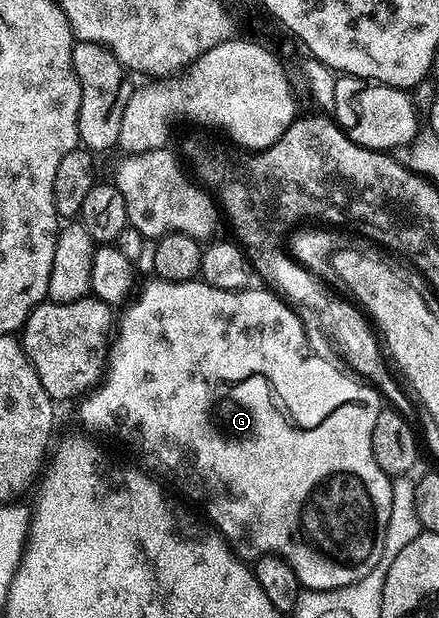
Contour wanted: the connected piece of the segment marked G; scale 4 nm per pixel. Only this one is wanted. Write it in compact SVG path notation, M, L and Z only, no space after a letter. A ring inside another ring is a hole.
M156 278L150 279L150 281L150 284L147 285L141 293L139 293L140 291L136 293L136 296L138 295L137 300L130 299L128 303L120 309L122 312L119 312L119 319L115 324L115 335L112 337L111 343L107 348L107 363L103 369L103 379L100 381L99 386L94 387L92 391L80 401L80 403L82 402L82 426L89 432L102 432L105 436L114 436L119 443L126 444L129 448L141 447L142 465L140 464L140 467L148 470L150 473L156 474L166 485L174 484L183 495L190 496L193 500L201 500L202 506L205 507L206 514L209 515L209 517L207 517L208 523L216 528L217 531L228 540L230 548L238 553L242 560L246 562L256 562L263 554L267 556L278 556L287 562L287 566L291 566L291 570L295 572L295 578L299 578L302 589L310 592L335 590L336 588L342 588L348 584L359 582L359 578L369 576L371 570L378 564L379 558L383 558L383 546L385 545L385 539L387 538L387 522L391 519L391 490L393 489L393 480L383 469L381 469L379 462L375 462L373 447L371 446L371 434L375 430L375 418L379 418L379 414L383 407L383 401L381 401L381 398L383 398L382 393L368 383L362 382L356 375L350 374L344 367L338 366L339 368L336 368L331 361L324 360L323 357L316 356L315 353L309 352L308 346L305 345L305 328L301 325L300 318L292 312L291 309L293 308L290 307L276 291L267 290L271 292L264 292L263 289L256 288L256 286L250 286L240 290L235 288L216 288L210 284L201 283L200 279L197 278L184 280L183 282L158 280Z

